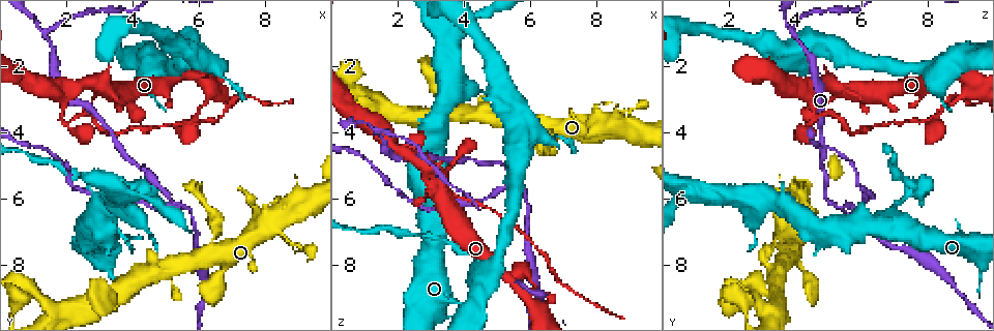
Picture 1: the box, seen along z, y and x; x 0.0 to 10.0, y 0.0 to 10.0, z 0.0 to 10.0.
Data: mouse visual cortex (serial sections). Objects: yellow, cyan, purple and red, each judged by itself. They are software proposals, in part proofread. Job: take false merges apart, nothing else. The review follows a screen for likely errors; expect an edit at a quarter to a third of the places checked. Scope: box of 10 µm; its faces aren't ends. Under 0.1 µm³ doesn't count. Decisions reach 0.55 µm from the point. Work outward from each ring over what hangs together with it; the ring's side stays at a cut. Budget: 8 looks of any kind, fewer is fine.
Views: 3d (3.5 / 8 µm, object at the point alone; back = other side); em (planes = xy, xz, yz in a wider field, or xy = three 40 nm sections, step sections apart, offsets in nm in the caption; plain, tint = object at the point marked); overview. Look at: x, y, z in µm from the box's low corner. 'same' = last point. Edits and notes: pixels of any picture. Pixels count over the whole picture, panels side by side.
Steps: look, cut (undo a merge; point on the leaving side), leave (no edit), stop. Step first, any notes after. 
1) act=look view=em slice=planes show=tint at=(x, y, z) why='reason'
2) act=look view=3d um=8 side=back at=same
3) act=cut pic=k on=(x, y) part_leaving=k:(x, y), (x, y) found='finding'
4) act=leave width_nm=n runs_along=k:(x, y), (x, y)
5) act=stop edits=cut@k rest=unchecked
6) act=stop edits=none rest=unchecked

act=look view=3d um=3.5 at=(5.55, 6.25, 5.40)

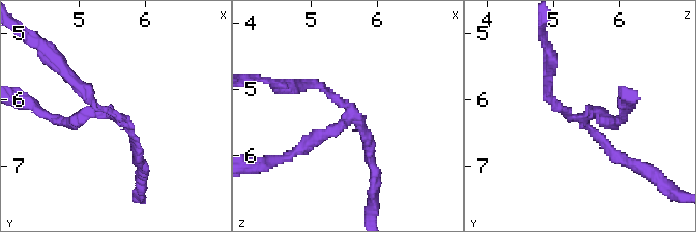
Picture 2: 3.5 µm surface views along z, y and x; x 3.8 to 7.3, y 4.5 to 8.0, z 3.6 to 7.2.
act=look view=em slice=xy step=2 show=tint at=(5.60, 6.25, 5.45) arms=3 arm_widths_nm=150,150,200 why='shape alone is not enough'

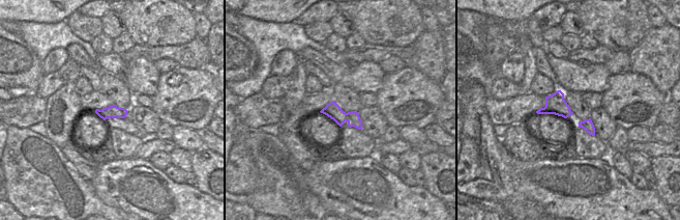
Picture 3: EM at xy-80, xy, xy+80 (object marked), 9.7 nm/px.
act=cut pic=2 on=(83, 113) found='two cells meet here'

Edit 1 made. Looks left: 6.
act=look view=overview

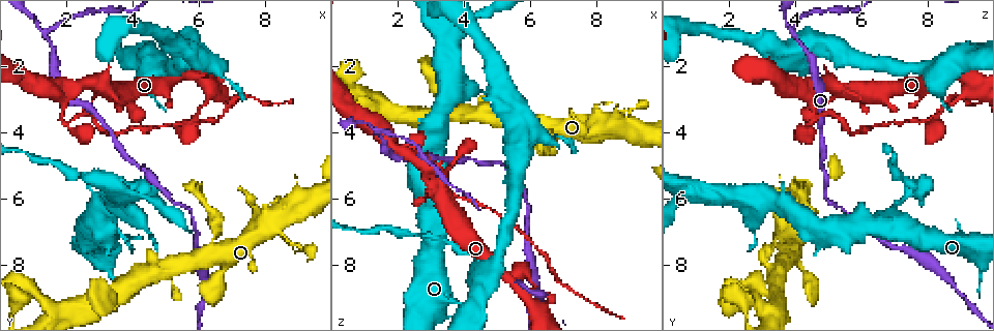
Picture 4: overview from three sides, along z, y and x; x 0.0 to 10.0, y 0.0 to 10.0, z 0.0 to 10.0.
act=look view=3d um=3.5 side=back at=(2.00, 3.75, 4.45) why='a fork'

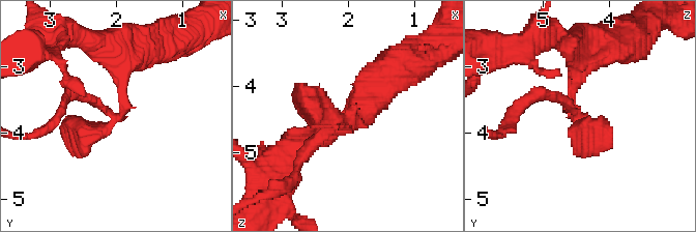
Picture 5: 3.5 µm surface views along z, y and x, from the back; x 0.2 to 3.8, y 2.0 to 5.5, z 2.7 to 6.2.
act=look view=em slice=xy step=3 show=tint at=(2.00, 3.75, 4.50)

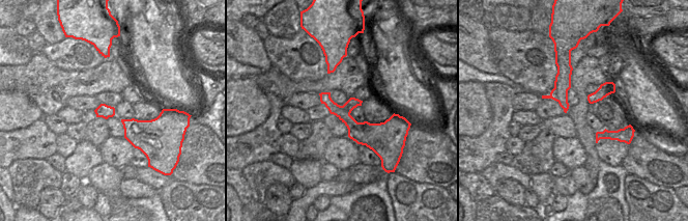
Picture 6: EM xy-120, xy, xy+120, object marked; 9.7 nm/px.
act=look view=em slice=xy step=2 show=tint at=same

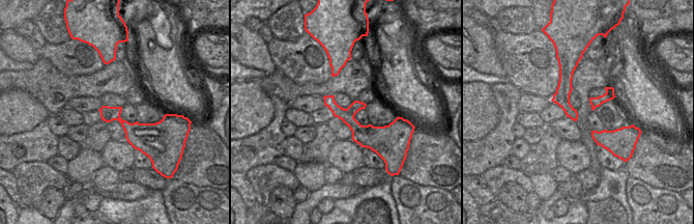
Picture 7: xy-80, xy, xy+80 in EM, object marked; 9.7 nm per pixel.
act=cut pic=5 on=(558, 97) border=7:(348, 107), (356, 112) found='a second cell is stuck on'

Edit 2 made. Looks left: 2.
act=stop edits=cut@2,cut@5 rest=unchecked

